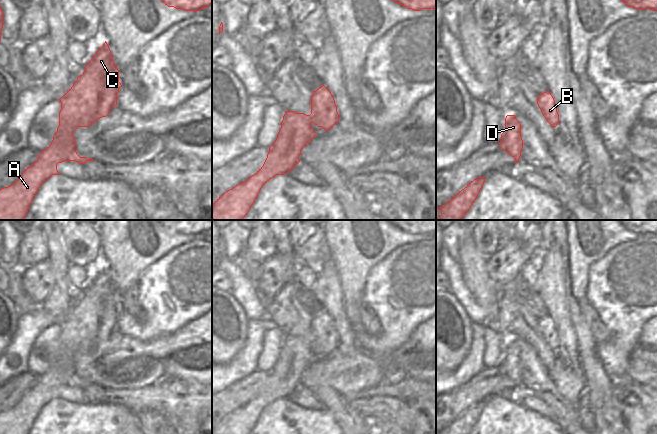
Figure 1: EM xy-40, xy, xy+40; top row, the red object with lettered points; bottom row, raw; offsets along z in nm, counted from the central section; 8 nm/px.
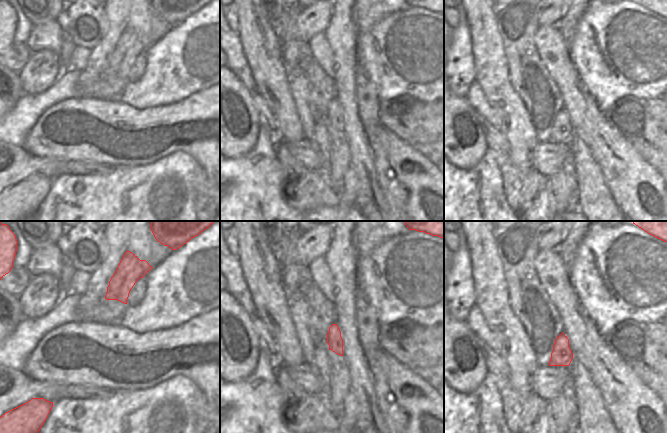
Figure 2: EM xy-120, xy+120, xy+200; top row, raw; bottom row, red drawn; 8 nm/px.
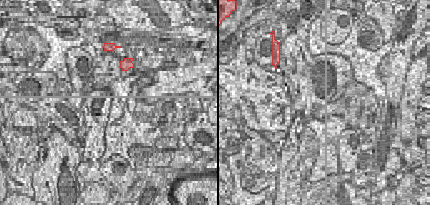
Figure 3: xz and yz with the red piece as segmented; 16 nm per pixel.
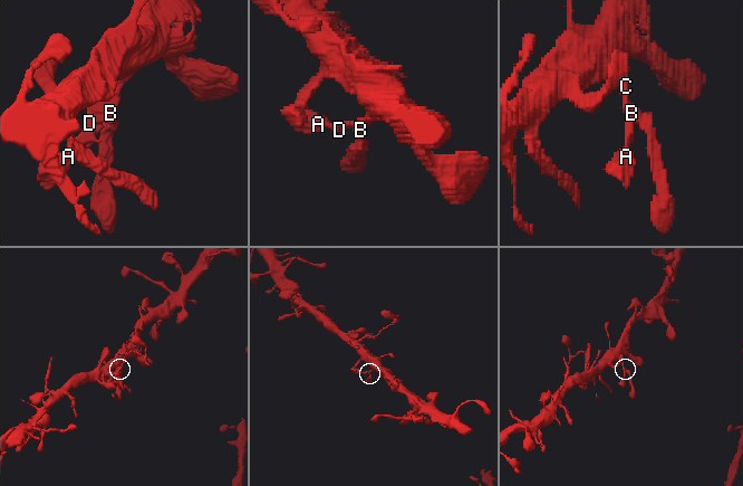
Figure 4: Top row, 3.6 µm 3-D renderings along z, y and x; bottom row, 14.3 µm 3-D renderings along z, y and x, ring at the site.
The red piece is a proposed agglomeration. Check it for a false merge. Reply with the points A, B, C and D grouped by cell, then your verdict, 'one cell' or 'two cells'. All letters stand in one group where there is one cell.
A B C D | one cell

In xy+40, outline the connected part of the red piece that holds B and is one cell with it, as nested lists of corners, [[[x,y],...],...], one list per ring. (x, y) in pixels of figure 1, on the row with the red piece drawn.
[[[546,91],[537,97],[537,104],[547,120],[552,126],[556,127],[559,124],[559,114],[555,106],[555,100],[549,91]]]

